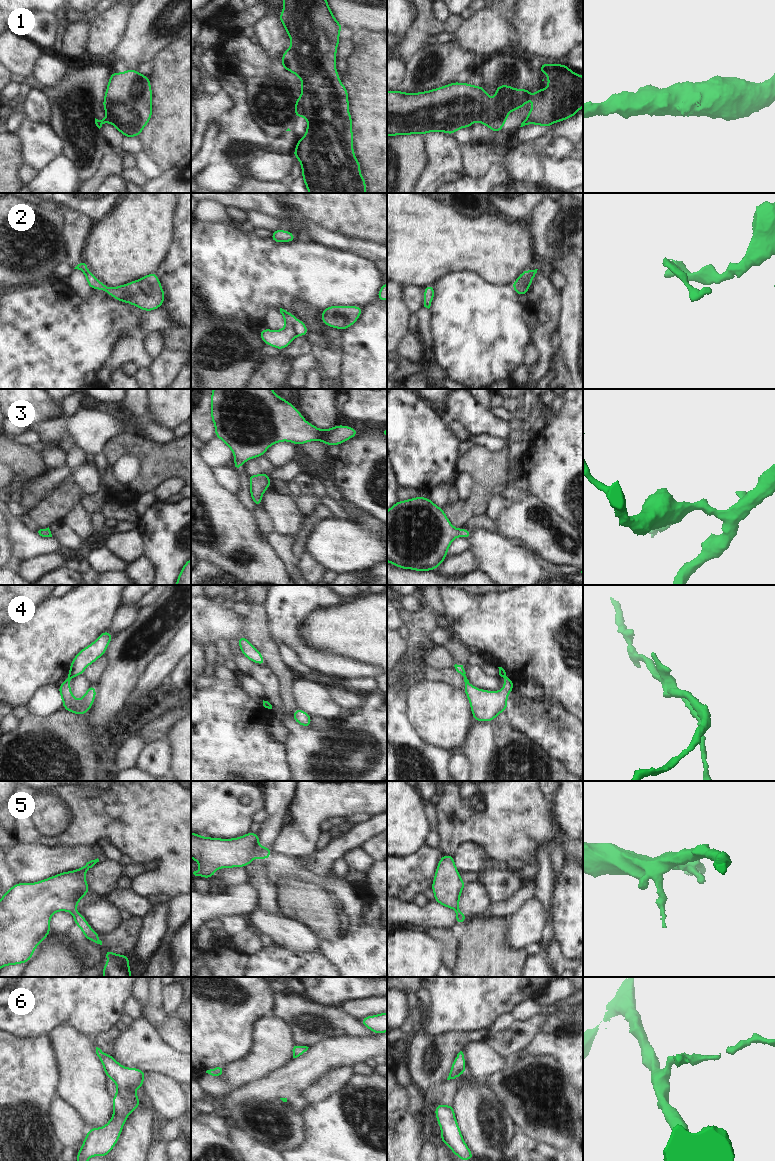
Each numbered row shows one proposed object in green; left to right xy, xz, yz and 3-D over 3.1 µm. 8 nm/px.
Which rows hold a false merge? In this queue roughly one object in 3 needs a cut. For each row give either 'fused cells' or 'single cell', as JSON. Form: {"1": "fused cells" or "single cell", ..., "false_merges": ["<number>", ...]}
{"1": "single cell", "2": "fused cells", "3": "single cell", "4": "fused cells", "5": "single cell", "6": "single cell", "false_merges": ["2", "4"]}

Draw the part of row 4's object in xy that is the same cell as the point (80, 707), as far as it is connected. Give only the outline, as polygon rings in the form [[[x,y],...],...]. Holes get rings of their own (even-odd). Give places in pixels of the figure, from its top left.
[[[67,677],[58,687],[63,702],[63,709],[77,715],[84,715],[85,713],[89,712],[96,698],[96,686],[90,685],[85,695],[81,699],[77,700],[72,694],[70,681],[71,678]]]

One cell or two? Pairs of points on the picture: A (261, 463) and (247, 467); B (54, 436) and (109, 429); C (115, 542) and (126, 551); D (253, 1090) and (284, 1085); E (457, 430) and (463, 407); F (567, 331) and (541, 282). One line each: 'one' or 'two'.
A: one
B: one
C: one
D: one
E: two
F: two

